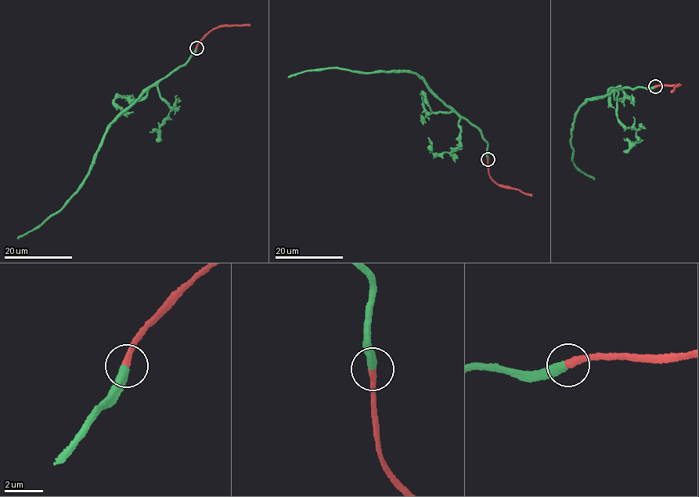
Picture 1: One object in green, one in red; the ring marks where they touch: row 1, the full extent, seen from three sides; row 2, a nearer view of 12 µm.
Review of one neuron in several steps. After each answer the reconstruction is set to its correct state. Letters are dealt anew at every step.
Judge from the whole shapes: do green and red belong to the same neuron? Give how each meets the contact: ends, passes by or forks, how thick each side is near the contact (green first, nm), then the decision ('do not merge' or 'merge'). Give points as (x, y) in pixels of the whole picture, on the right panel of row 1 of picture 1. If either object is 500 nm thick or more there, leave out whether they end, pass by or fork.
green ends there; red ends there; 440 nm thick on the green side, 360 nm on the other; merge

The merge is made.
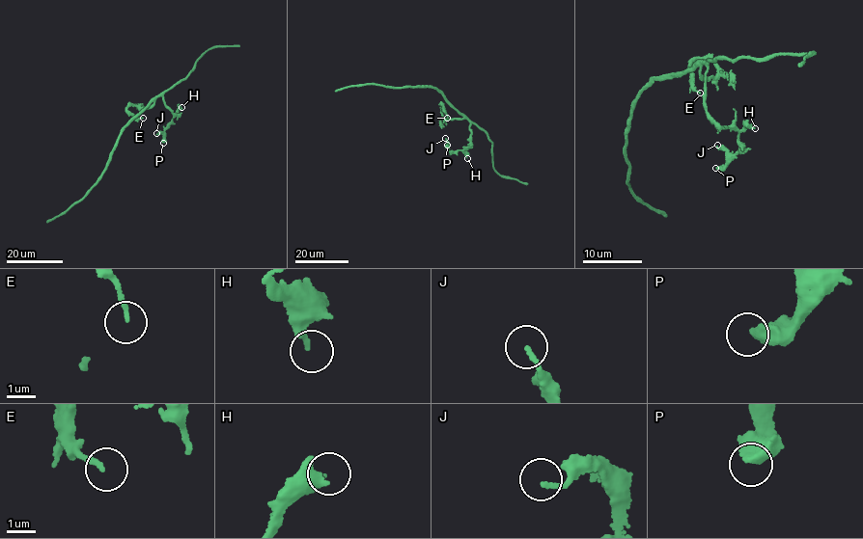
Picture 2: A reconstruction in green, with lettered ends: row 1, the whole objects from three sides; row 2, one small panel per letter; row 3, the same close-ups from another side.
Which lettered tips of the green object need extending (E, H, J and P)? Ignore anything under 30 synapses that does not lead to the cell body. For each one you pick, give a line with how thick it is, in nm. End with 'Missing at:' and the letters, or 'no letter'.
Missing at: no letter

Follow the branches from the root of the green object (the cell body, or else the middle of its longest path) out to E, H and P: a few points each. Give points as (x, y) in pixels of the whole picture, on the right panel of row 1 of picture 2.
E: (669, 73), (700, 66), (703, 77), (714, 76), (712, 62), (692, 61), (688, 70), (700, 93)
H: (669, 73), (694, 69), (705, 64), (708, 70), (704, 97), (708, 113), (722, 126), (743, 130), (755, 128)
P: (669, 73), (706, 66), (704, 97), (708, 113), (720, 125), (737, 131), (741, 146), (739, 151), (715, 168)

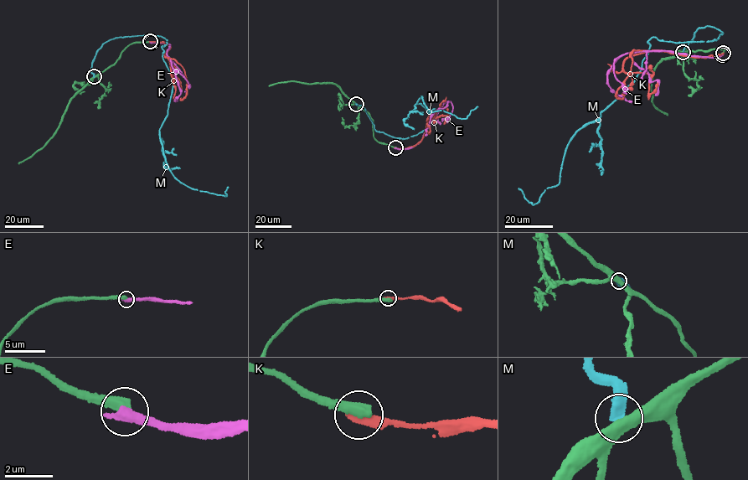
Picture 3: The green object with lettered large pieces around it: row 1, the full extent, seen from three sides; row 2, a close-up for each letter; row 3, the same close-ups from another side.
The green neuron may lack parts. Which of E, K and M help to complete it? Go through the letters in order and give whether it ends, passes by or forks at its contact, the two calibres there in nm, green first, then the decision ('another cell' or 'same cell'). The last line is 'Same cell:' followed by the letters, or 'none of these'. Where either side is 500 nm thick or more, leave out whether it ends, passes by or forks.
E: it ends; calibres 420 and 480 nm; another cell
K: it ends; calibres 480 and 340 nm; another cell
M: it ends; calibres 440 and 420 nm; another cell
Same cell: none of these

